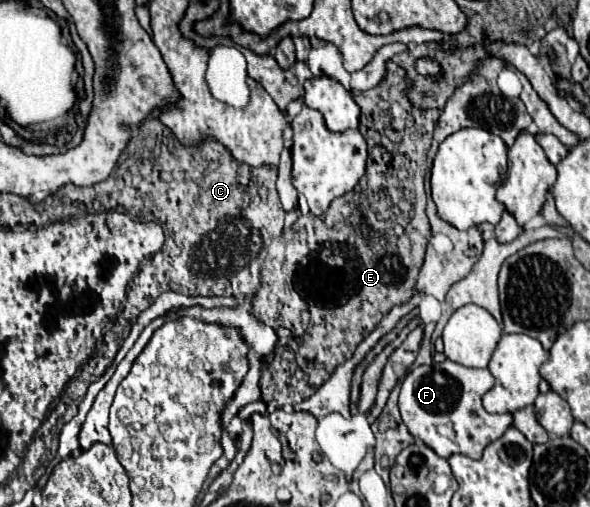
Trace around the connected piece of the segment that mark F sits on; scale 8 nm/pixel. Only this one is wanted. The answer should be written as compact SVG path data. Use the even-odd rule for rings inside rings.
M449 359L443 363L421 365L407 373L401 383L399 411L409 433L431 447L441 457L451 457L453 453L463 453L471 459L479 459L483 449L499 439L511 425L511 415L491 415L481 405L481 395L493 387L493 375L487 369L471 369L457 365ZM451 423L455 429L455 439L443 437L437 427Z

